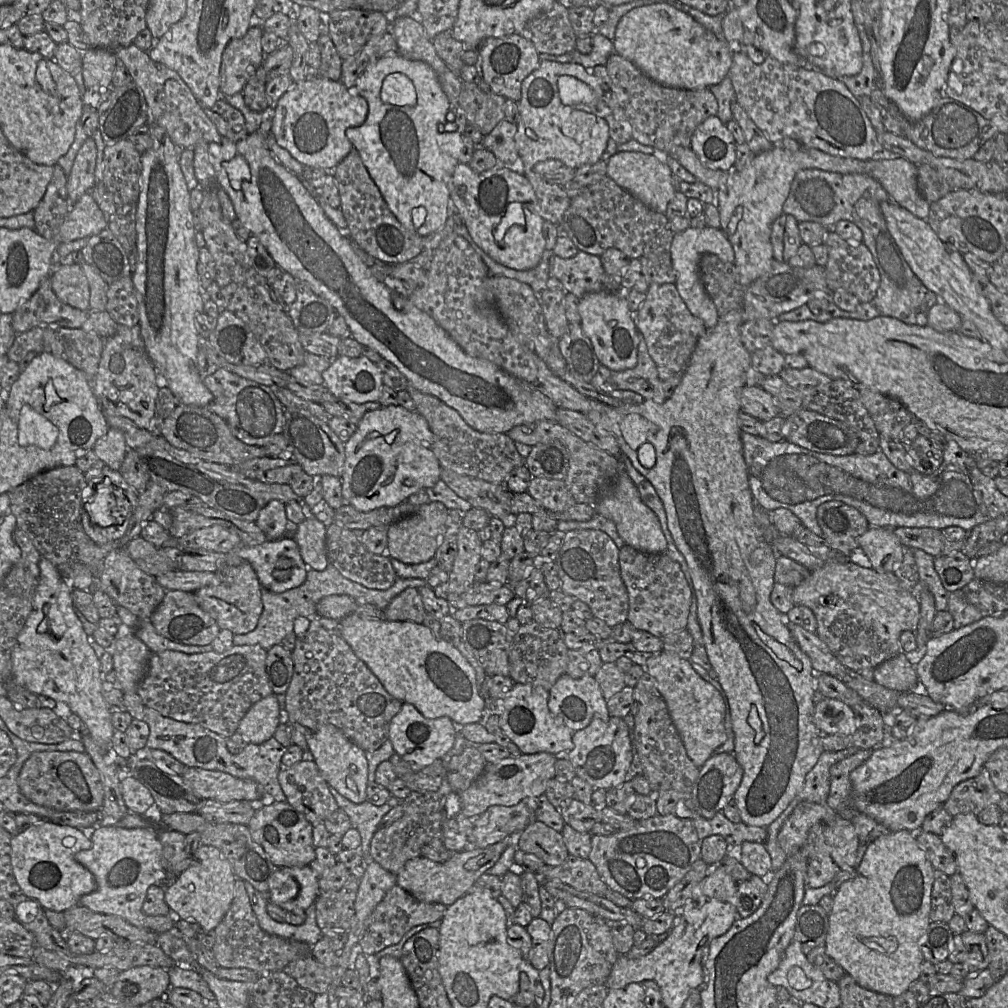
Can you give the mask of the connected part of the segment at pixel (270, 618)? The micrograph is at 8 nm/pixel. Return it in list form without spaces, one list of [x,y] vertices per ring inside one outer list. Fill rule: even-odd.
[[[329,562],[324,570],[308,569],[305,582],[285,592],[274,593],[262,587],[263,611],[256,628],[246,634],[234,634],[234,645],[260,645],[268,650],[274,645],[281,644],[288,634],[294,633],[294,623],[298,617],[305,617],[310,621],[319,618],[316,606],[320,599],[329,595],[345,594],[352,597],[358,605],[373,604],[382,611],[386,609],[391,600],[409,587],[419,588],[426,585],[424,579],[397,578],[396,582],[387,590],[368,588],[358,582],[346,578]]]

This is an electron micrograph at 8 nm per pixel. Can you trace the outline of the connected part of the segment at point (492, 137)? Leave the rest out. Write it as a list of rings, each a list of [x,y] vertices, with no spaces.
[[[503,120],[484,136],[481,146],[491,151],[501,165],[516,169],[520,157],[515,143],[517,124]]]

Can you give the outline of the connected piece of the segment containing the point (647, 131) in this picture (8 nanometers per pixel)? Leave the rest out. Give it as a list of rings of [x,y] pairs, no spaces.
[[[617,53],[609,56],[605,67],[611,80],[610,91],[615,94],[618,104],[624,110],[632,126],[633,139],[643,145],[652,146],[662,152],[669,152],[675,146],[690,147],[691,137],[696,128],[706,118],[717,115],[718,102],[709,88],[688,90],[658,84],[646,76],[631,61]]]

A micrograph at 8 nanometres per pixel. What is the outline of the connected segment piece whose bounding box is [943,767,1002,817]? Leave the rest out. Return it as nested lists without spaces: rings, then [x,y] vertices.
[[[983,767],[980,773],[960,782],[951,792],[943,807],[954,817],[960,814],[978,814],[989,806],[997,806],[1002,794]]]

